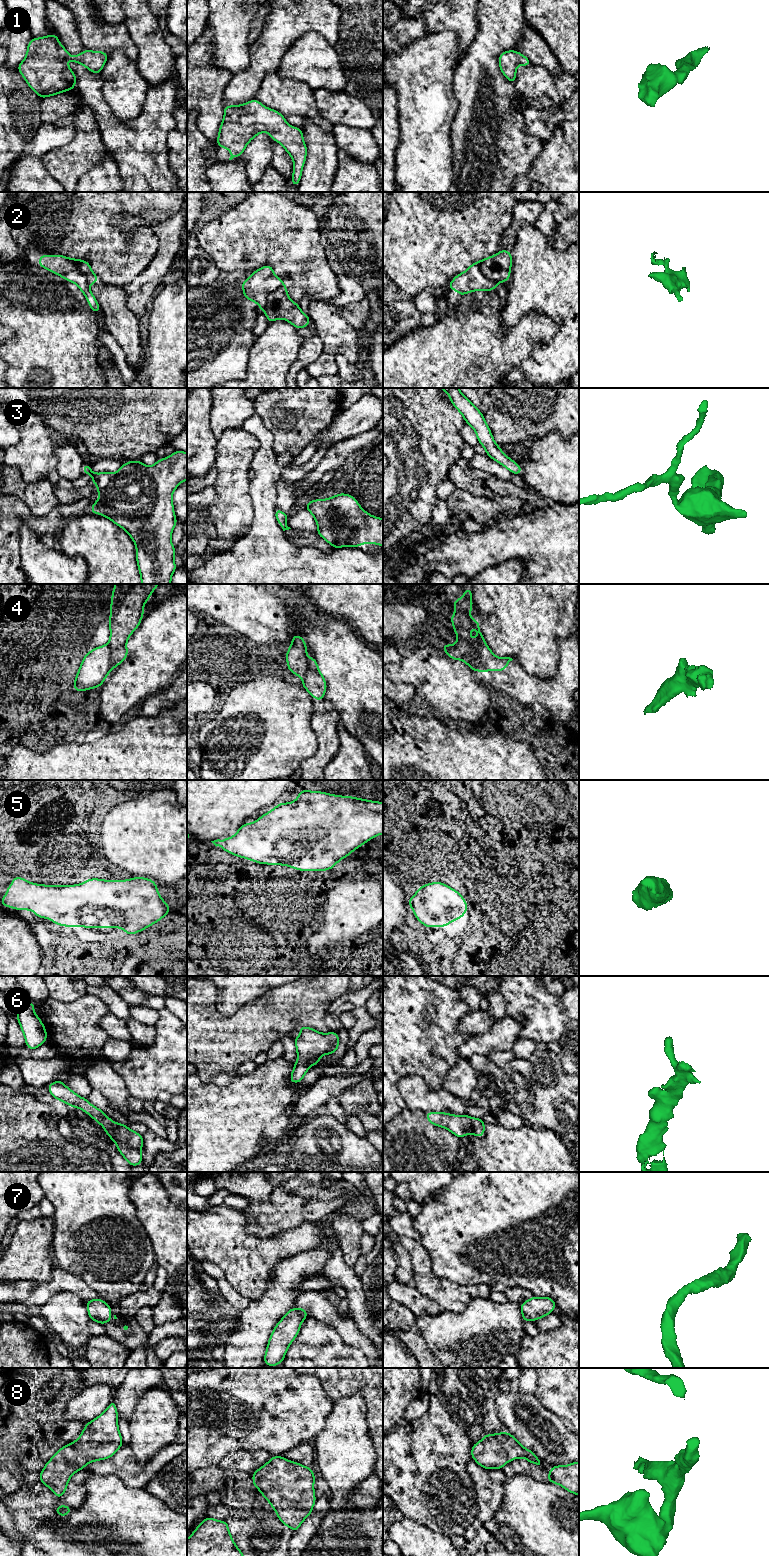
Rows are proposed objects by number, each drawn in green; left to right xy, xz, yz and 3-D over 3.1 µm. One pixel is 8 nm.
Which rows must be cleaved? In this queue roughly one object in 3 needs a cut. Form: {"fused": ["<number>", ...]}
{"fused": ["2", "4"]}

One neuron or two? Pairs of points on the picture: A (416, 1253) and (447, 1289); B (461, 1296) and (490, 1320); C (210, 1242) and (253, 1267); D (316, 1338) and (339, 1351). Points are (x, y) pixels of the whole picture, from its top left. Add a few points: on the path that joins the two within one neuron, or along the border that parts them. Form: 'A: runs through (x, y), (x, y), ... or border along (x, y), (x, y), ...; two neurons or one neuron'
A: runs through (422, 1264), (422, 1274), (436, 1288); one neuron
B: border along (472, 1298), (461, 1312), (446, 1311); two neurons
C: runs through (221, 1242), (225, 1242), (242, 1259); one neuron
D: runs through (318, 1345), (323, 1351), (332, 1351); one neuron

